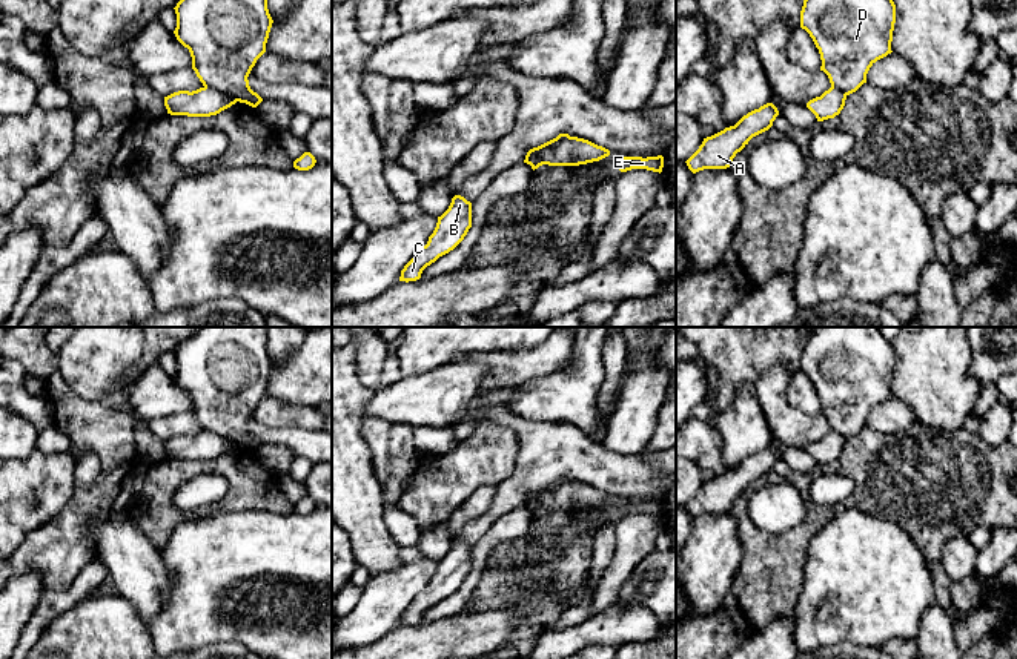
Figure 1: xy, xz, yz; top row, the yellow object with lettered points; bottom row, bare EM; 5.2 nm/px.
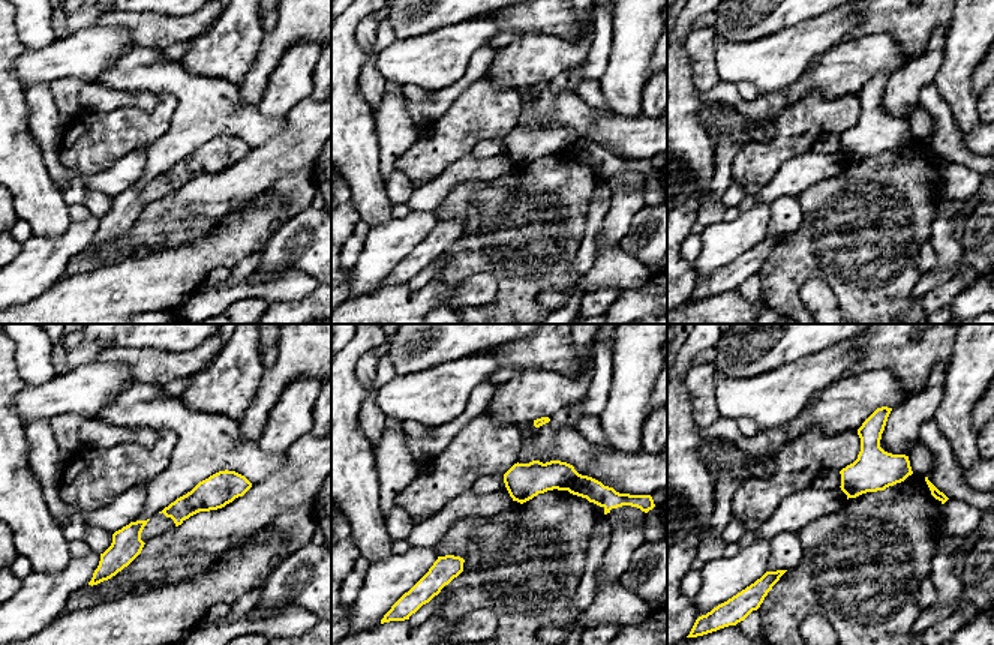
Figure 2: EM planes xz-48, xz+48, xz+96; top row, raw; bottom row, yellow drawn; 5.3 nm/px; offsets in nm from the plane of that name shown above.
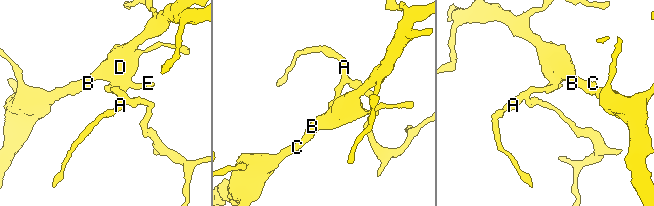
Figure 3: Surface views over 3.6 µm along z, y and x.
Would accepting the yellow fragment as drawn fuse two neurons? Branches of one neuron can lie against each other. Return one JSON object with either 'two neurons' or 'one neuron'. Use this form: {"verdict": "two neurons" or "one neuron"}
{"verdict": "two neurons"}

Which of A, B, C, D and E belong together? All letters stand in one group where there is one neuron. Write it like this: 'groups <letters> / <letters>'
groups A / B C D E

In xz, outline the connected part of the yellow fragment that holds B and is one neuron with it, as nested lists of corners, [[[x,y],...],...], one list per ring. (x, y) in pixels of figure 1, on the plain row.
[[[455,539],[449,553],[438,561],[436,571],[415,601],[401,614],[399,625],[416,625],[422,614],[439,601],[453,594],[472,571],[472,547],[461,539]]]

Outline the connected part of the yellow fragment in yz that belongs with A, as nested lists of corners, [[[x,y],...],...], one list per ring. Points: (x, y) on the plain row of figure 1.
[[[767,447],[744,459],[734,470],[704,482],[699,493],[685,505],[688,513],[696,518],[704,513],[727,513],[733,502],[748,485],[768,475],[779,459],[773,447]]]

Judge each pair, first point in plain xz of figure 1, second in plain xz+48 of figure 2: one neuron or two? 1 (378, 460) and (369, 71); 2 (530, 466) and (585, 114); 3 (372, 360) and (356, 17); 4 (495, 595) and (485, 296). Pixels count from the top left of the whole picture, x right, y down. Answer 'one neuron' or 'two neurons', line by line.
1: one neuron
2: one neuron
3: two neurons
4: two neurons

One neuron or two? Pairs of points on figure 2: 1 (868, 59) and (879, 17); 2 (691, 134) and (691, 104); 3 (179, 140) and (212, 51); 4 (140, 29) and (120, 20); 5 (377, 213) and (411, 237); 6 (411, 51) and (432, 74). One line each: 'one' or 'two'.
1: two
2: one
3: two
4: one
5: two
6: one

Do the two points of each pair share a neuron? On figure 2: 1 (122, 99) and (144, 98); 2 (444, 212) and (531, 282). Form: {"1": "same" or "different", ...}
{"1": "same", "2": "different"}

